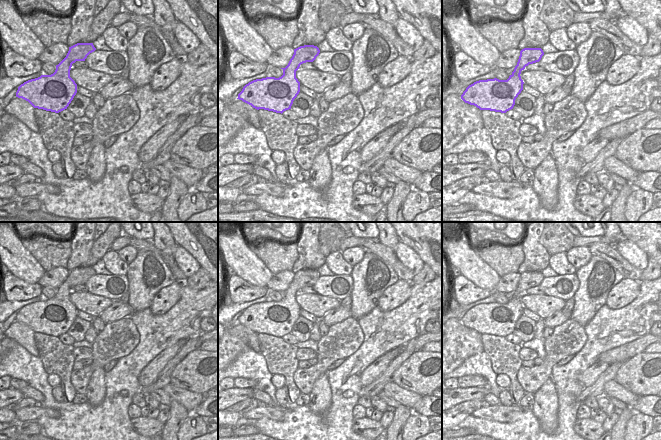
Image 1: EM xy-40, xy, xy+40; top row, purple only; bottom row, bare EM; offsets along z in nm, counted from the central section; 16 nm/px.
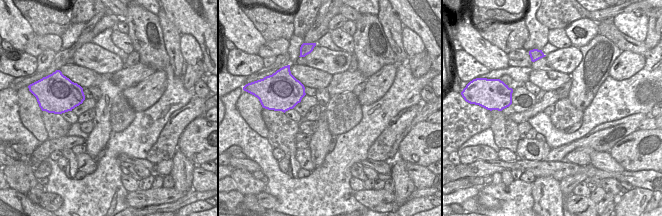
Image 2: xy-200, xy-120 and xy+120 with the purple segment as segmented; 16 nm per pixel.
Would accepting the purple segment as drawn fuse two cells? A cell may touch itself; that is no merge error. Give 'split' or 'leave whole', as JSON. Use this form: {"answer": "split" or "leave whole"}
{"answer": "leave whole"}

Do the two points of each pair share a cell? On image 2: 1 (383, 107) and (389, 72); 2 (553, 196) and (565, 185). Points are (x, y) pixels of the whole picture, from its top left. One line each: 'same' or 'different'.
1: different
2: different

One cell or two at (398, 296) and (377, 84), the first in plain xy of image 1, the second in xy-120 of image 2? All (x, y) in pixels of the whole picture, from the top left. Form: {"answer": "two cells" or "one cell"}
{"answer": "one cell"}

